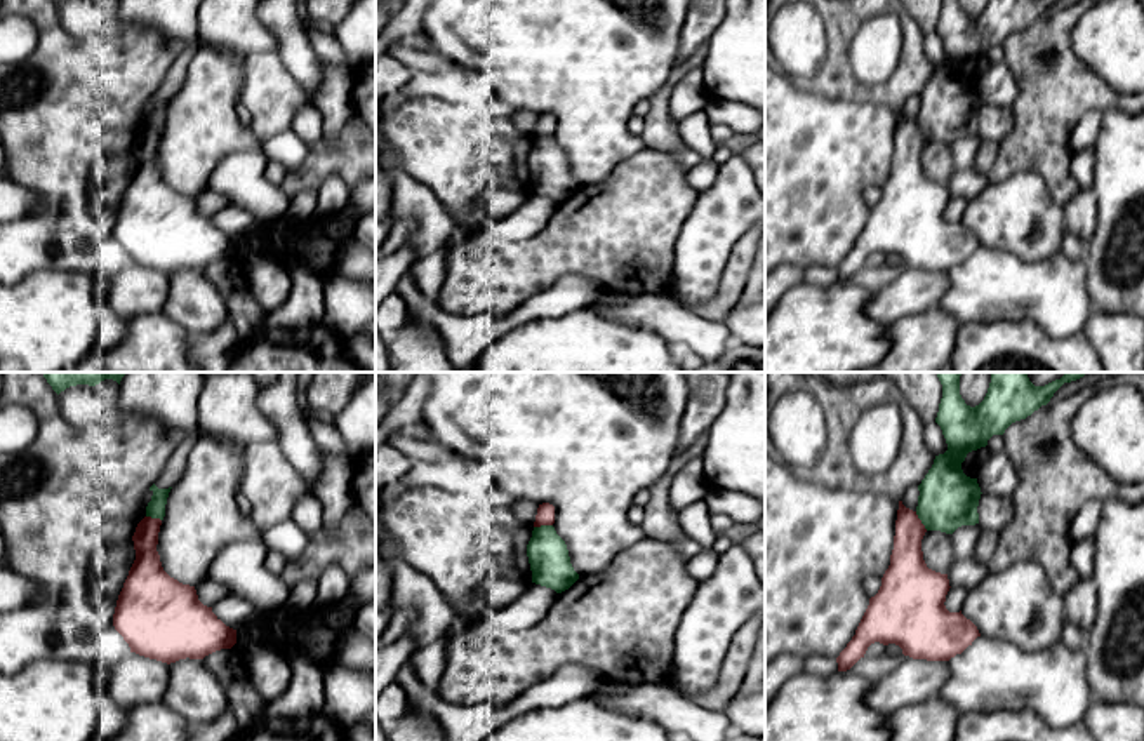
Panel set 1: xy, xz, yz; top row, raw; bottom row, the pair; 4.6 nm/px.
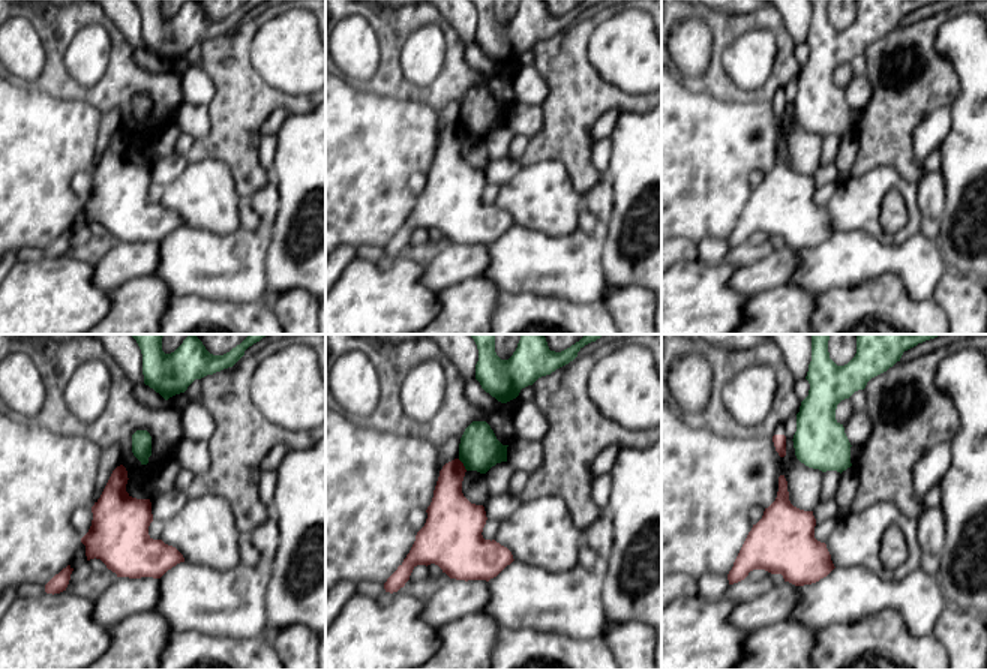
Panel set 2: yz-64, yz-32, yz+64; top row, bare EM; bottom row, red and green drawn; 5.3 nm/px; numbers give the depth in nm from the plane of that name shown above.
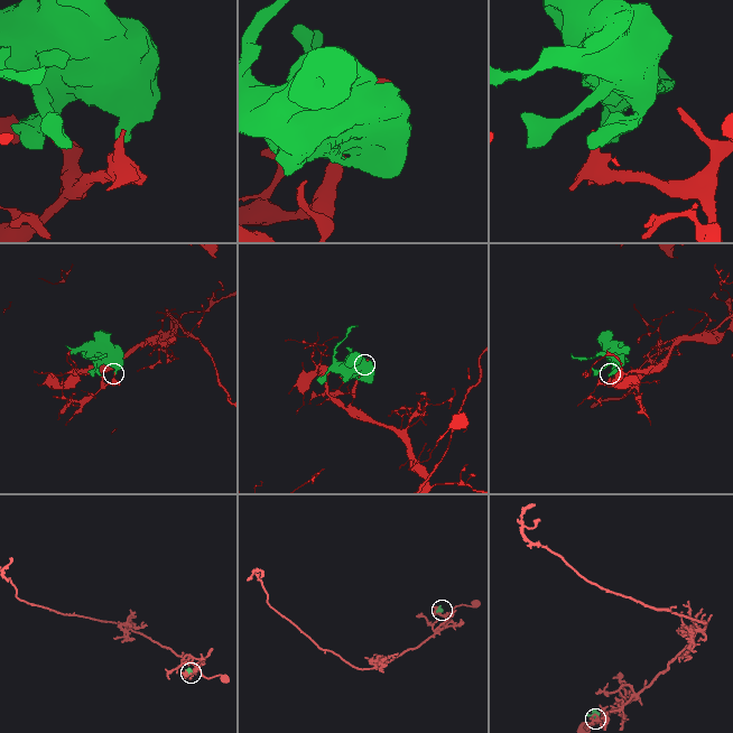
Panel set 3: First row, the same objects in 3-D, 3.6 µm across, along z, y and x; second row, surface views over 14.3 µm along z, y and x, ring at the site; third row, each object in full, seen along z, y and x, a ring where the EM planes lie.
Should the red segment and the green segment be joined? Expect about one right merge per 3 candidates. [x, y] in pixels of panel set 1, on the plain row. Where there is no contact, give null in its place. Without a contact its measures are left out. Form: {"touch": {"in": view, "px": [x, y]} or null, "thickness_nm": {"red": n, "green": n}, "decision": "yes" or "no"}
{"touch": {"in": "xz", "px": [543, 134]}, "thickness_nm": {"red": 80, "green": 190}, "decision": "no"}

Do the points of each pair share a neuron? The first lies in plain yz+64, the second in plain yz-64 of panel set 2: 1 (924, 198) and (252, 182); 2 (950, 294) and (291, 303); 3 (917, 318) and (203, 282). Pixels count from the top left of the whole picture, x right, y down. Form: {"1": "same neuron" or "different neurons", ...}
{"1": "different neurons", "2": "same neuron", "3": "different neurons"}

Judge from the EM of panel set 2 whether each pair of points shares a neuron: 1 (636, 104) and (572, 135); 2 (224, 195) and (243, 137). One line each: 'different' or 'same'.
1: same
2: different

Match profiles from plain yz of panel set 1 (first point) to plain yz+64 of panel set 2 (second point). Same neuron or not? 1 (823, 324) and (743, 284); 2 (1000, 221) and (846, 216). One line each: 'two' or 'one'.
1: two
2: one

